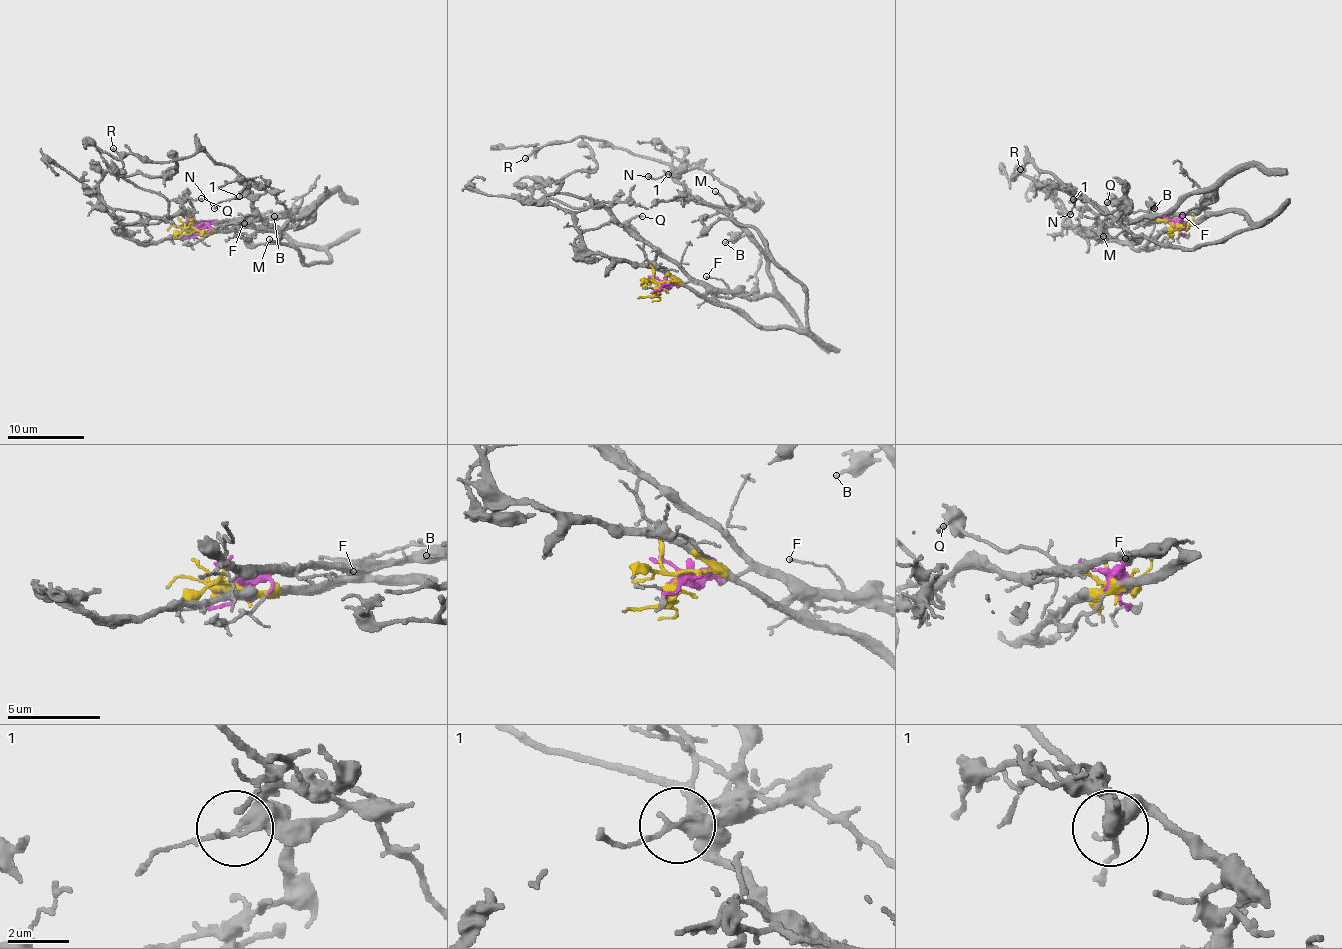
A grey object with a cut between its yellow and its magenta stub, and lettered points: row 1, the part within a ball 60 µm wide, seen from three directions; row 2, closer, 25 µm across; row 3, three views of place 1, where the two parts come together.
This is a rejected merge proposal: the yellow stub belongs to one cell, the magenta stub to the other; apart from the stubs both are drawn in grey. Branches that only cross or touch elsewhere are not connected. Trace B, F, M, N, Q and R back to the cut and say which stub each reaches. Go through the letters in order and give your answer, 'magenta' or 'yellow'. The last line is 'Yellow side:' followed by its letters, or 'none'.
B: magenta
F: magenta
M: yellow
N: magenta
Q: yellow
R: magenta
Yellow side: M, Q

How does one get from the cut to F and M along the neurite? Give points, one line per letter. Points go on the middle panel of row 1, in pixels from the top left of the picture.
F: (657, 287), (688, 281), (706, 282), (713, 288), (728, 287), (721, 279), (705, 276)
M: (657, 287), (684, 282), (753, 321), (806, 327), (800, 285), (716, 192)

